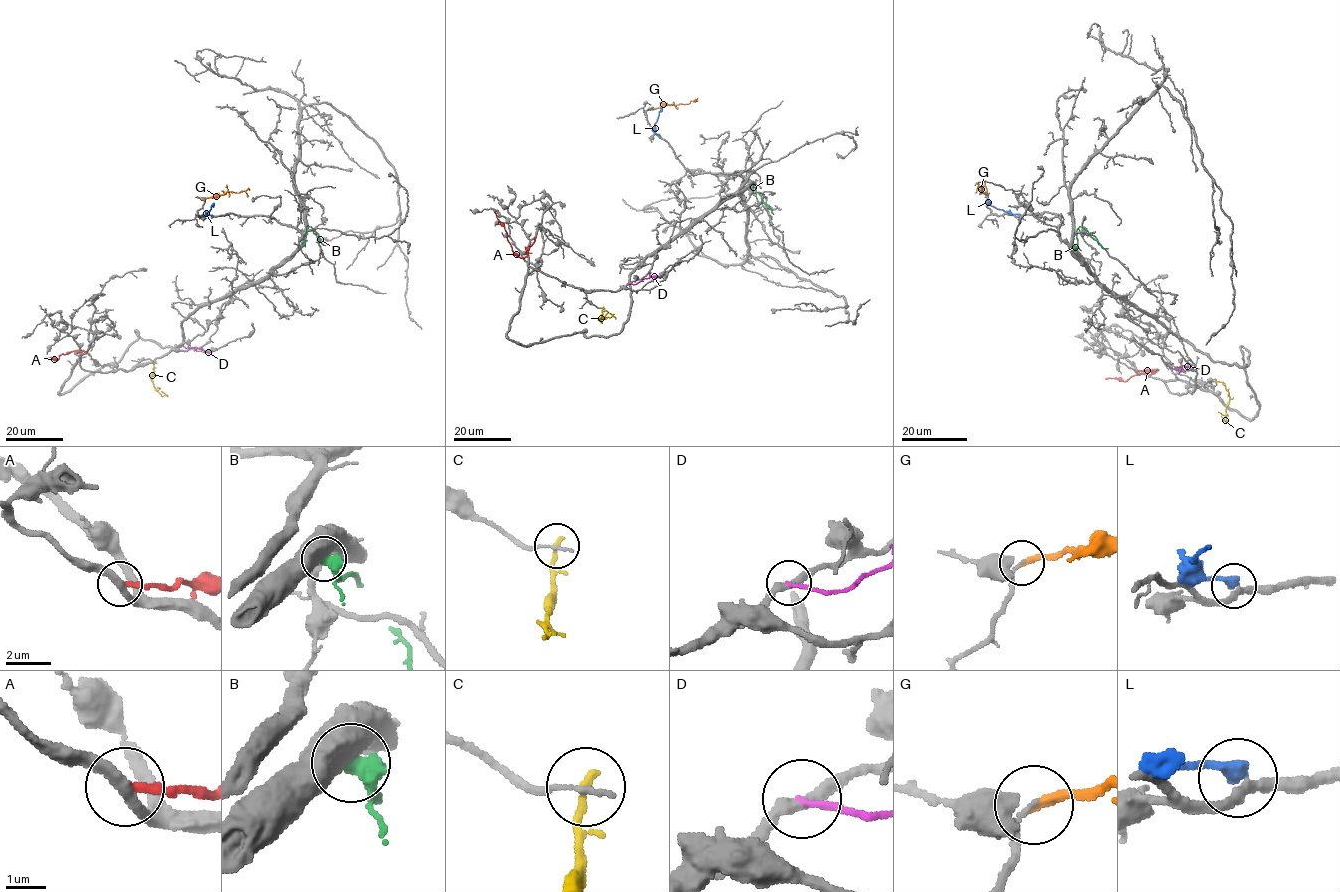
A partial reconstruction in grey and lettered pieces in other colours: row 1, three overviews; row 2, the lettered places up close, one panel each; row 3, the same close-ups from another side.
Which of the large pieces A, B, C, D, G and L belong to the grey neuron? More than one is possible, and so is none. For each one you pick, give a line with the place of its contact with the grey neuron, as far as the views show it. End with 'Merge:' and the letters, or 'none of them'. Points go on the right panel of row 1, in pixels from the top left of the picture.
Merge: none of them

